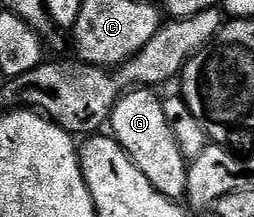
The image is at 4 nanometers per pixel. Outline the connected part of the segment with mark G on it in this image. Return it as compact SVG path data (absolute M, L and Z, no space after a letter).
M153 89L126 90L113 106L113 115L108 121L108 126L113 127L112 138L116 139L117 144L129 154L131 161L139 169L139 173L143 173L143 177L147 177L147 181L151 181L151 185L155 185L155 189L159 189L159 193L163 193L163 197L181 201L187 196L189 163L179 149L179 141L175 141L175 133L167 121L162 96L157 96L155 92L156 90Z

